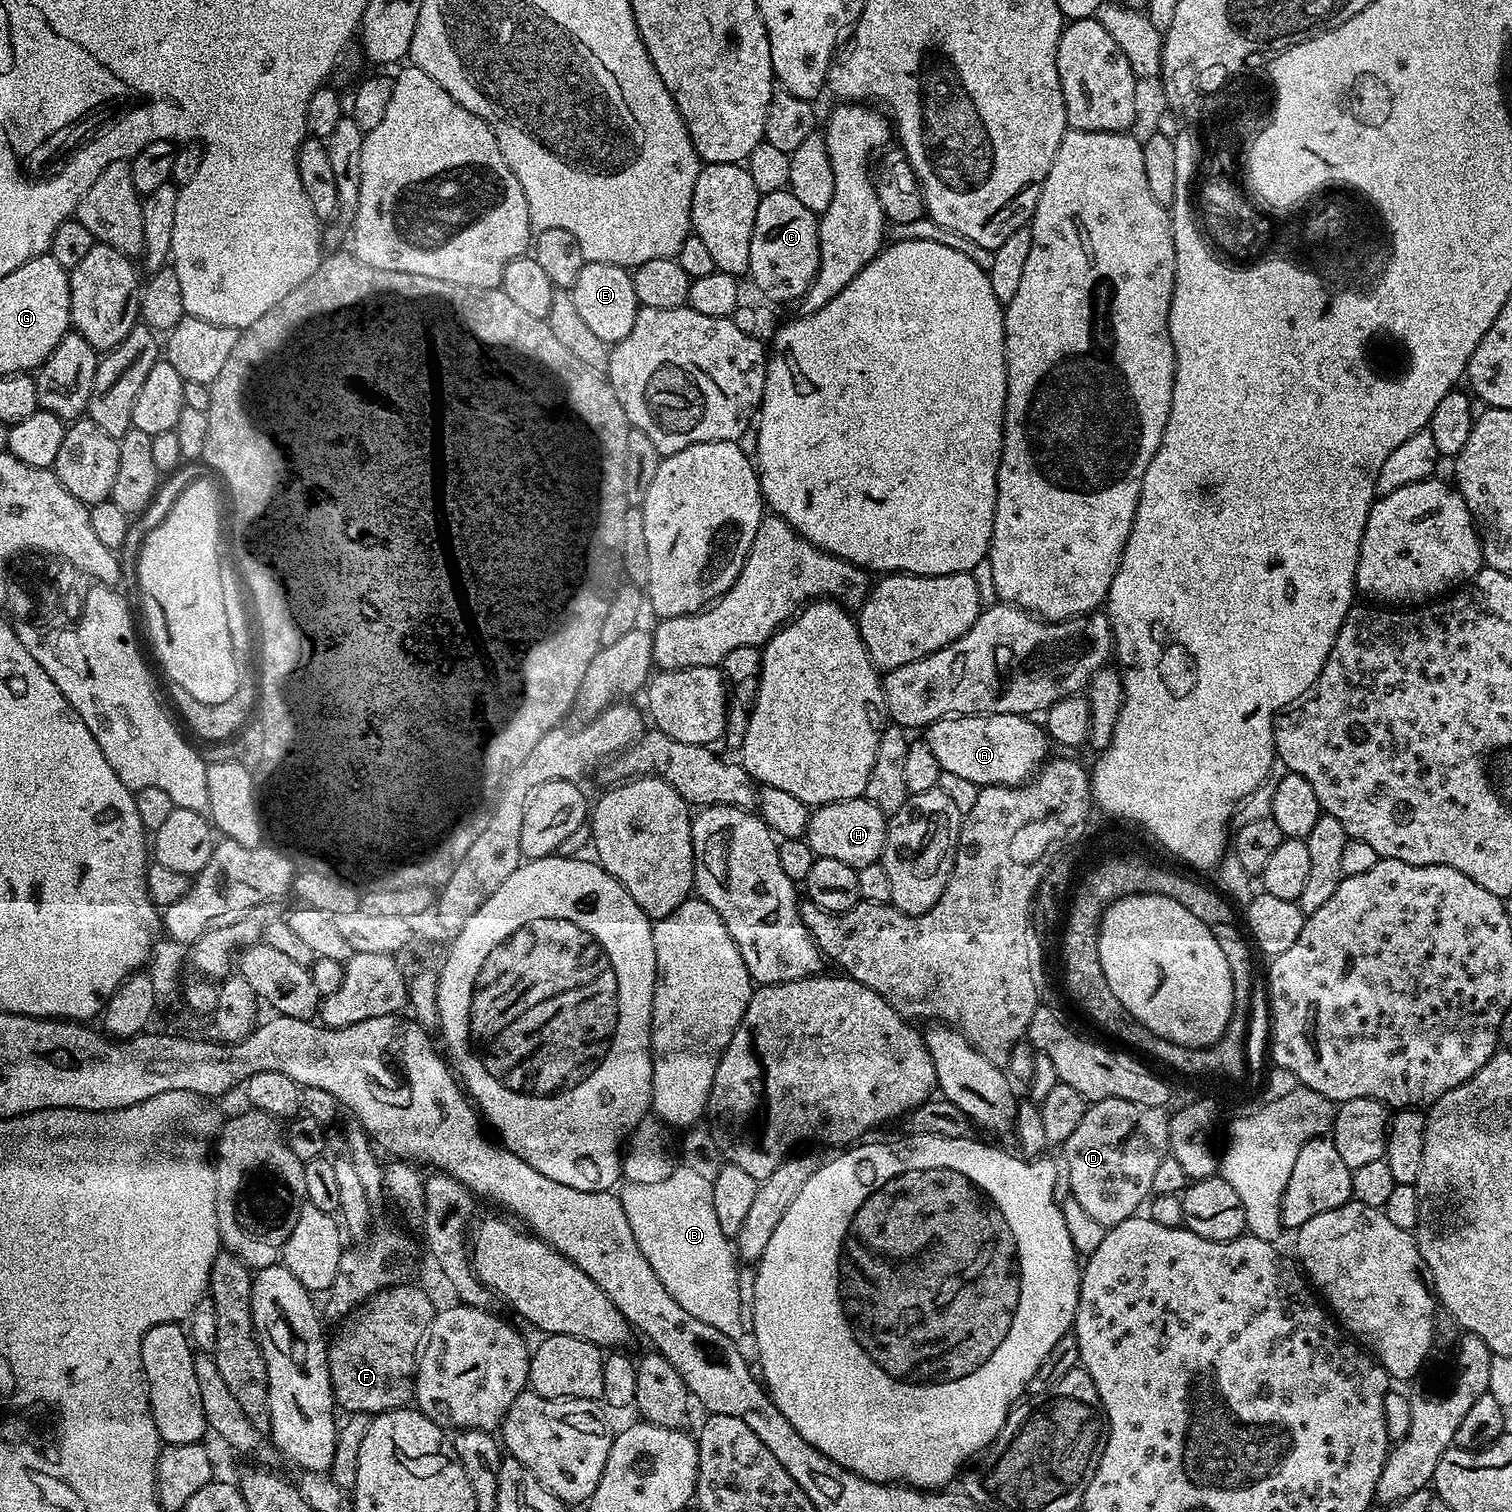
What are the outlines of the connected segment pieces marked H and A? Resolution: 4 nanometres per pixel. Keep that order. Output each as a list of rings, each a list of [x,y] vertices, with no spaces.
[[[861,798],[819,805],[808,817],[806,839],[815,856],[838,858],[838,862],[846,862],[846,866],[859,870],[883,857],[887,833],[888,822],[884,812]]]
[[[990,714],[989,716],[945,716],[929,724],[922,739],[930,746],[934,758],[938,758],[941,772],[956,774],[961,778],[979,786],[1004,784],[1014,788],[1018,784],[1026,784],[1042,765],[1049,759],[1048,746],[1050,739],[1045,729],[1035,724],[1035,719],[1014,714]]]

